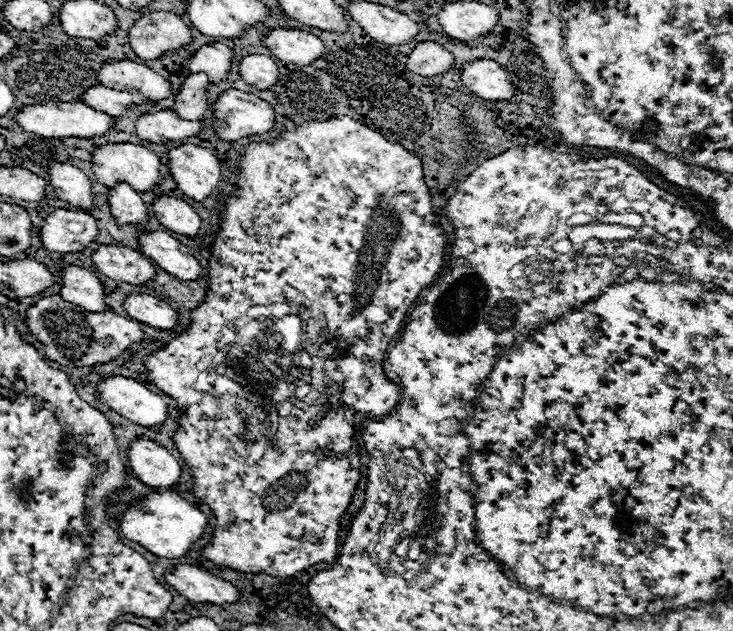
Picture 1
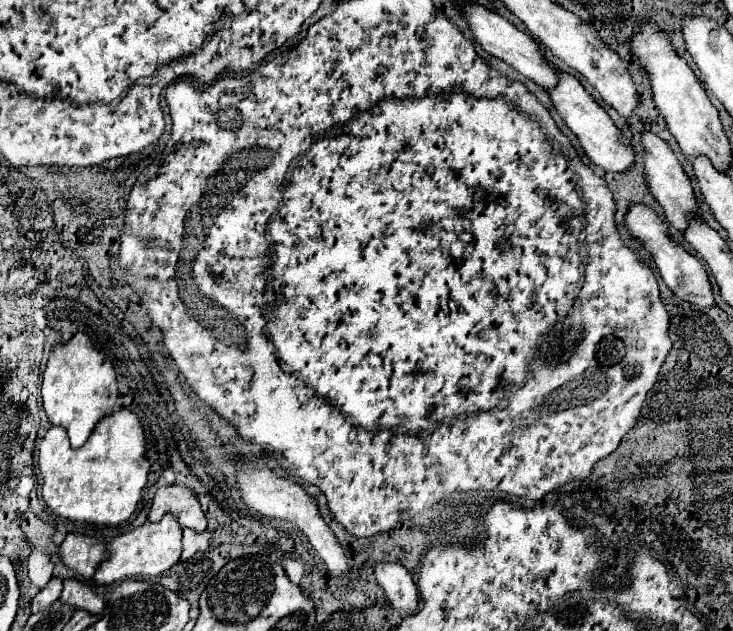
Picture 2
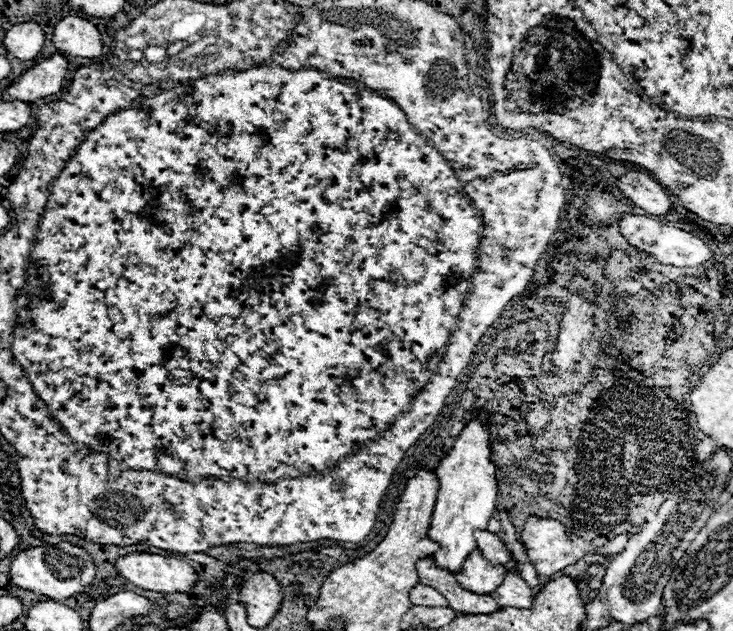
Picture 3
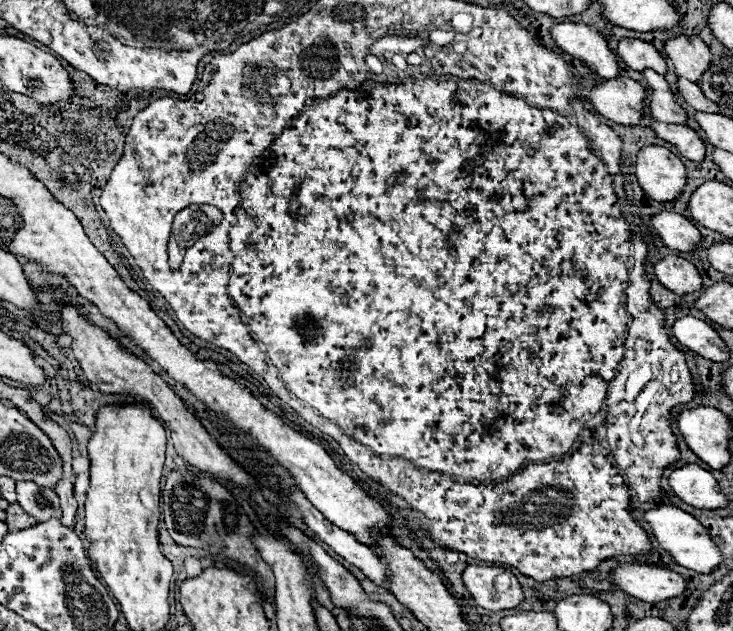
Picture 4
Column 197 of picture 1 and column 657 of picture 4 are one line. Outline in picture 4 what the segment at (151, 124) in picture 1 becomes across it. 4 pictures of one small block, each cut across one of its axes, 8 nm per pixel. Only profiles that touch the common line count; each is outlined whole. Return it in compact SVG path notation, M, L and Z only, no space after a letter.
M652 120L650 122L650 128L666 142L674 144L678 148L678 152L692 160L692 162L702 162L704 160L704 154L706 154L706 148L704 148L704 142L700 140L700 136L688 128L688 126L680 126L680 124L664 124L664 122L656 122Z

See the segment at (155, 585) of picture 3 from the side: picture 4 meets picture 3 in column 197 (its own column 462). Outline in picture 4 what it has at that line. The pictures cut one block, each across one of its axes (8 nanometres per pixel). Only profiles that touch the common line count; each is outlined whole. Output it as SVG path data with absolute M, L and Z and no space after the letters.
M470 564L462 572L462 580L476 604L490 612L516 608L524 600L516 576L506 568Z

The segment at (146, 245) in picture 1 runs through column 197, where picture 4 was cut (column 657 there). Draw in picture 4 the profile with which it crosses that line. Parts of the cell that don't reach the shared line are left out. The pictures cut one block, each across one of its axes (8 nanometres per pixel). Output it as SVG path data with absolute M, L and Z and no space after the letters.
M664 256L654 262L652 272L668 290L684 296L686 292L698 292L702 288L702 278L698 270L680 256Z

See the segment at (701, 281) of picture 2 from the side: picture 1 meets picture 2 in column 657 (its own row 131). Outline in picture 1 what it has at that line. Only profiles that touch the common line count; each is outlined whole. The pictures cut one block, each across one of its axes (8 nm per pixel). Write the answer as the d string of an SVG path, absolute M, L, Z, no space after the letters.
M230 88L216 98L212 120L216 136L232 142L268 132L274 126L274 110L258 96Z

